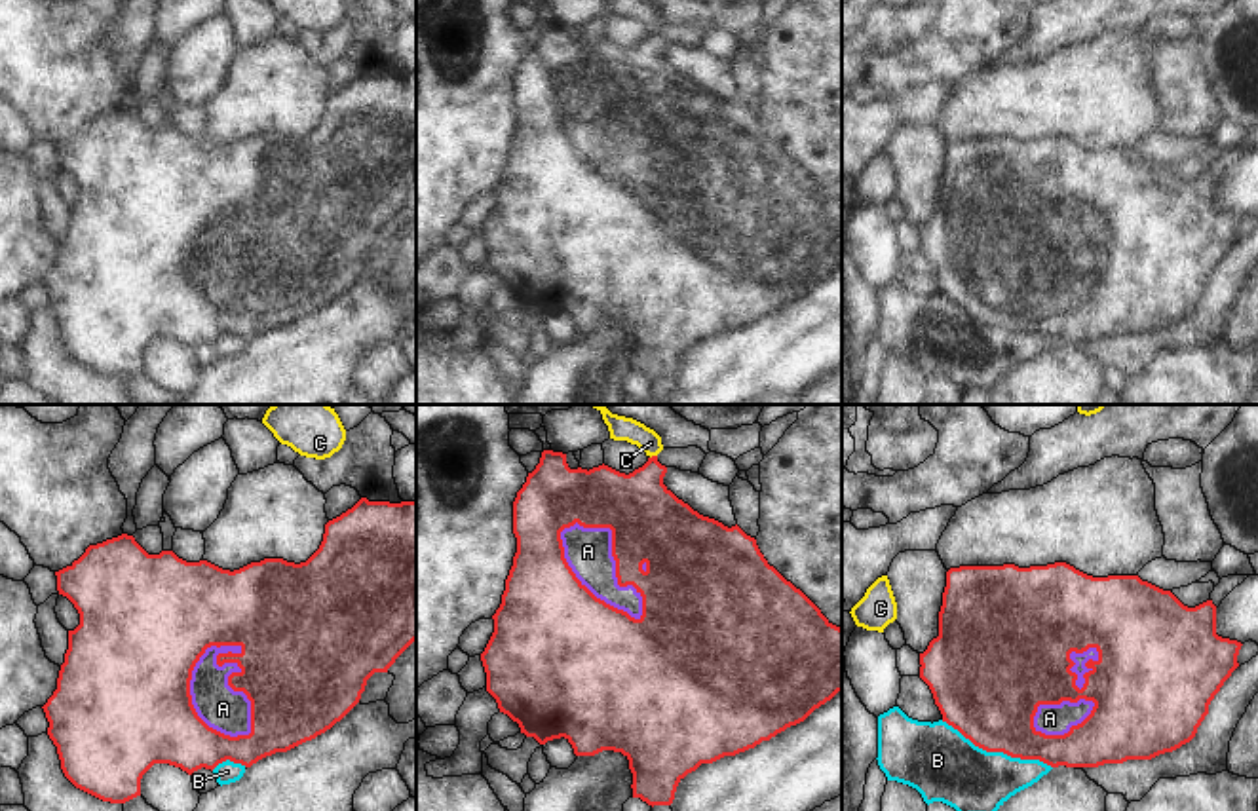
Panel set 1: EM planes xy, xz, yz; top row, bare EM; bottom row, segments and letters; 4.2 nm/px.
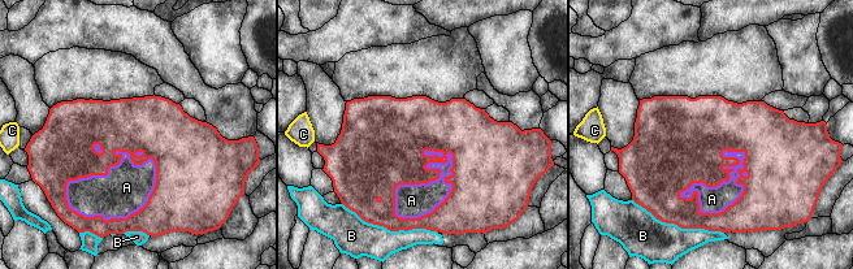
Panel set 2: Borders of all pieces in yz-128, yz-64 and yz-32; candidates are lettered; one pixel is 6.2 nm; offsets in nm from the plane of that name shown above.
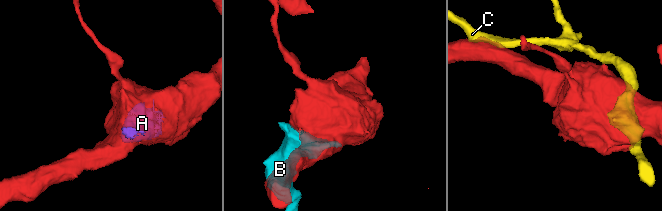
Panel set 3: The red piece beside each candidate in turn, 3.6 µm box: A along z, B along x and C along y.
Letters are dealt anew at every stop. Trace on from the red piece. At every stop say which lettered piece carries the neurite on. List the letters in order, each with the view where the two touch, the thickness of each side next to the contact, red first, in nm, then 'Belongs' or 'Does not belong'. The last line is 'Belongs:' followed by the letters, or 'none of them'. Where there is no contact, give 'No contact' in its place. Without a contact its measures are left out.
A: Touches red in xy. Thickness 500 nm (red) against 190 nm. Belongs
B: Touches red in yz. Thickness 420 nm (red) against 300 nm. Does not belong
C: Touches red in xz. Thickness 300 nm (red) against 90 nm. Does not belong
Belongs: A

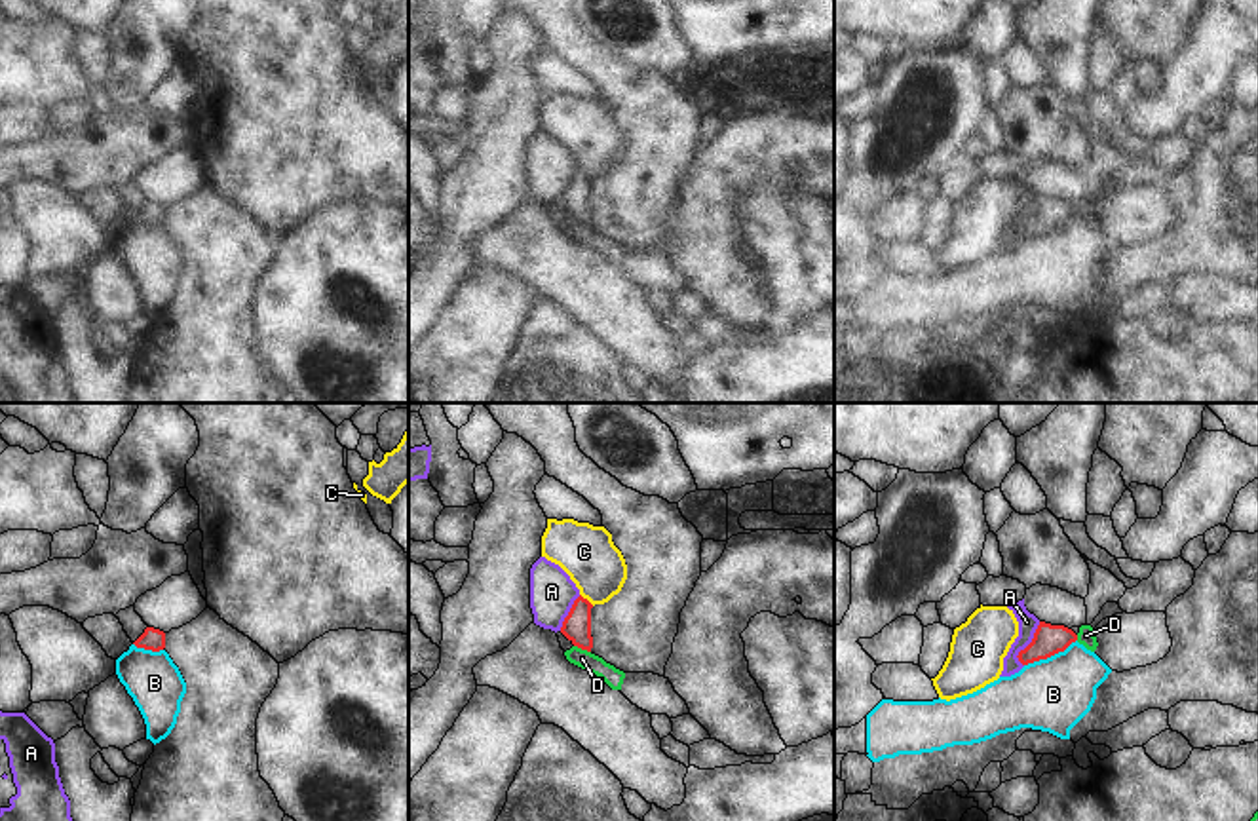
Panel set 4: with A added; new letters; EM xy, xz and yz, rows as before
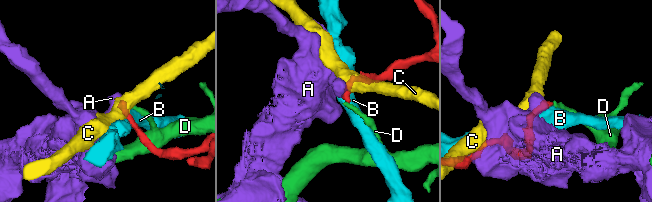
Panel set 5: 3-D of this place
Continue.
A: Touches red in yz. Thickness 130 nm (red) against 80 nm. Does not belong
B: Touches red in yz. Thickness 130 nm (red) against 320 nm. Does not belong
C: Touches red in xz. Thickness 120 nm (red) against 240 nm. Does not belong
D: Touches red in xz. Thickness 120 nm (red) against 80 nm. Does not belong
Belongs: none of them

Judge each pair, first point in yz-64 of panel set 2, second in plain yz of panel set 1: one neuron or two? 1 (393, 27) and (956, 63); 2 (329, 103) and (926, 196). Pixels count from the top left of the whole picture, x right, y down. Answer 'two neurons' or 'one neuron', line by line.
1: one neuron
2: one neuron

